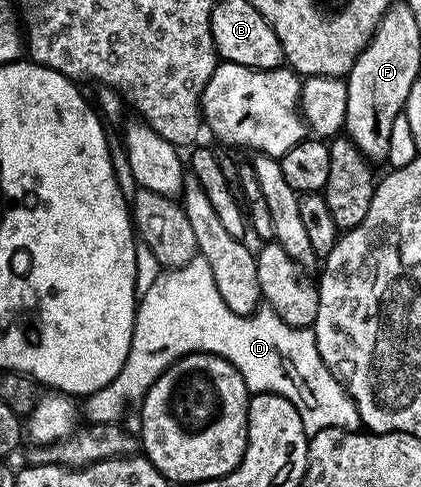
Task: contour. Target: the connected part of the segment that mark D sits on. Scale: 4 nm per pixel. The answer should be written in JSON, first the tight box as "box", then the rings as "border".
{"box":[84,244,359,435],"border":[[[135,244],[134,250],[136,251],[134,291],[138,298],[134,311],[132,343],[128,347],[124,367],[120,367],[116,379],[112,379],[112,383],[108,383],[100,391],[89,394],[85,398],[84,417],[87,422],[100,425],[117,422],[122,419],[118,417],[125,415],[126,405],[137,406],[152,387],[152,383],[156,383],[159,375],[173,361],[189,353],[211,353],[228,359],[228,363],[232,363],[232,367],[240,371],[251,394],[275,393],[288,399],[292,407],[296,407],[307,434],[313,435],[322,429],[357,430],[359,428],[358,408],[355,407],[353,399],[350,398],[350,394],[342,383],[332,375],[324,359],[320,359],[313,328],[292,327],[284,323],[284,319],[280,319],[280,315],[276,315],[268,307],[259,308],[258,312],[250,314],[249,317],[236,315],[236,311],[232,311],[232,307],[224,303],[220,290],[216,287],[216,279],[212,277],[212,267],[204,256],[193,257],[187,265],[182,265],[179,269],[160,272],[156,255],[152,255],[152,251],[148,251],[146,245]]]}

